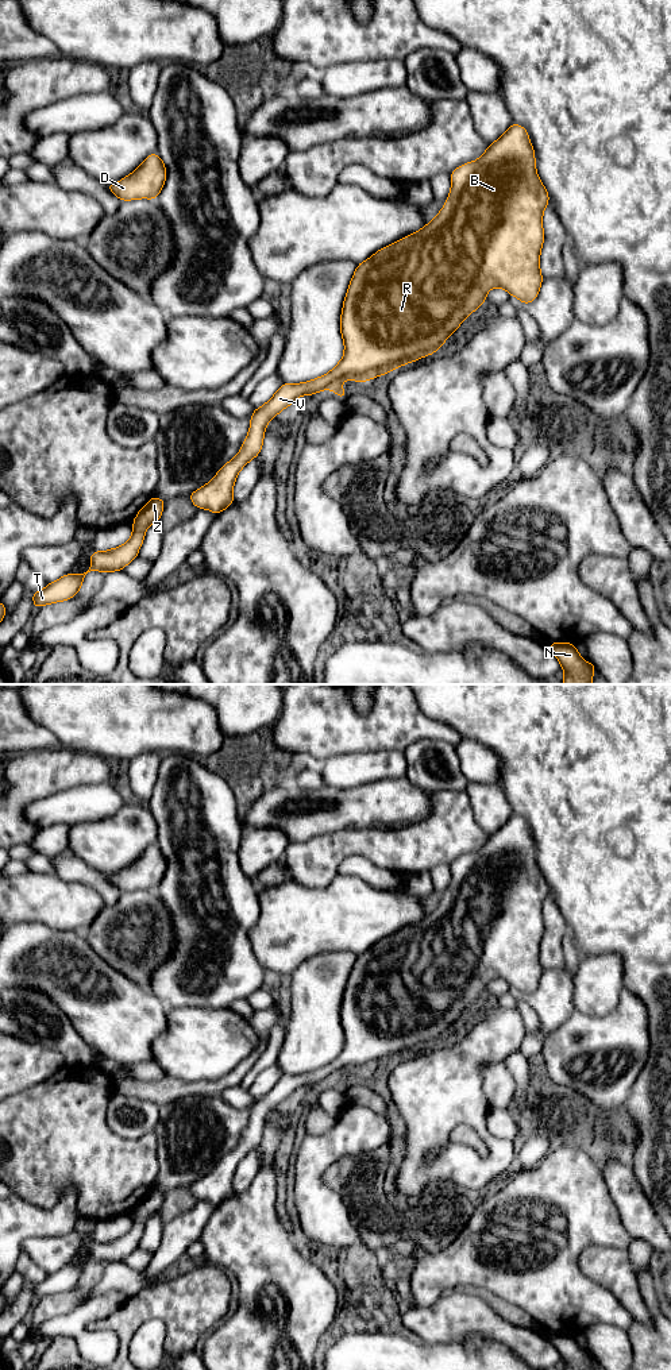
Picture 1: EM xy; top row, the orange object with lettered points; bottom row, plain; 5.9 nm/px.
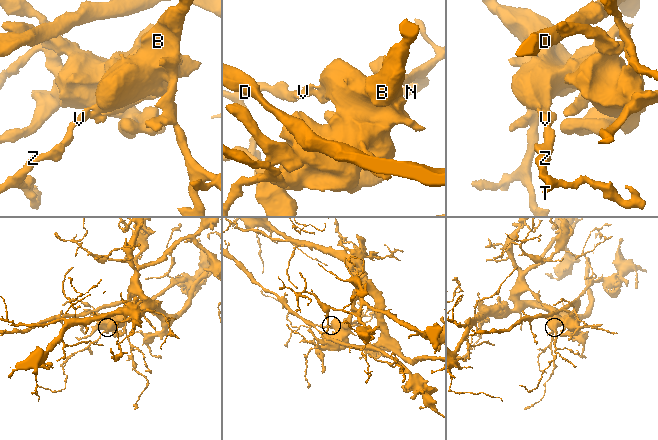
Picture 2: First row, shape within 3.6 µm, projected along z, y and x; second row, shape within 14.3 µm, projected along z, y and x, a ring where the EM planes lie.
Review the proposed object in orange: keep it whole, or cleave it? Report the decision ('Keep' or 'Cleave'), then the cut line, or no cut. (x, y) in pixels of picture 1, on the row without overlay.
Keep. No split

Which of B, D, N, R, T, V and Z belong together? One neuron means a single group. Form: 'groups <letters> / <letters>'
groups B D N R T V Z

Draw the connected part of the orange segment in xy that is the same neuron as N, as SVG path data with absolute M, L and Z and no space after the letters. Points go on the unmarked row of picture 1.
M549 1334L548 1338L560 1352L564 1370L593 1370L595 1357L582 1350L574 1334Z

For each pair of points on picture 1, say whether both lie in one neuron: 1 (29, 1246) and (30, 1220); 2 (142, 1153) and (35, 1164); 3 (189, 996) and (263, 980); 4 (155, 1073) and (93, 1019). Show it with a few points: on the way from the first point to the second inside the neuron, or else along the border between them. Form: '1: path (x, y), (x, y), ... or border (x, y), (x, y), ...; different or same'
1: border (60, 1235), (31, 1235), (22, 1243), (20, 1249); different
2: path (115, 1160), (62, 1160); same
3: path (208, 980), (245, 980); same
4: border (112, 1060), (120, 1064), (153, 1061); different

